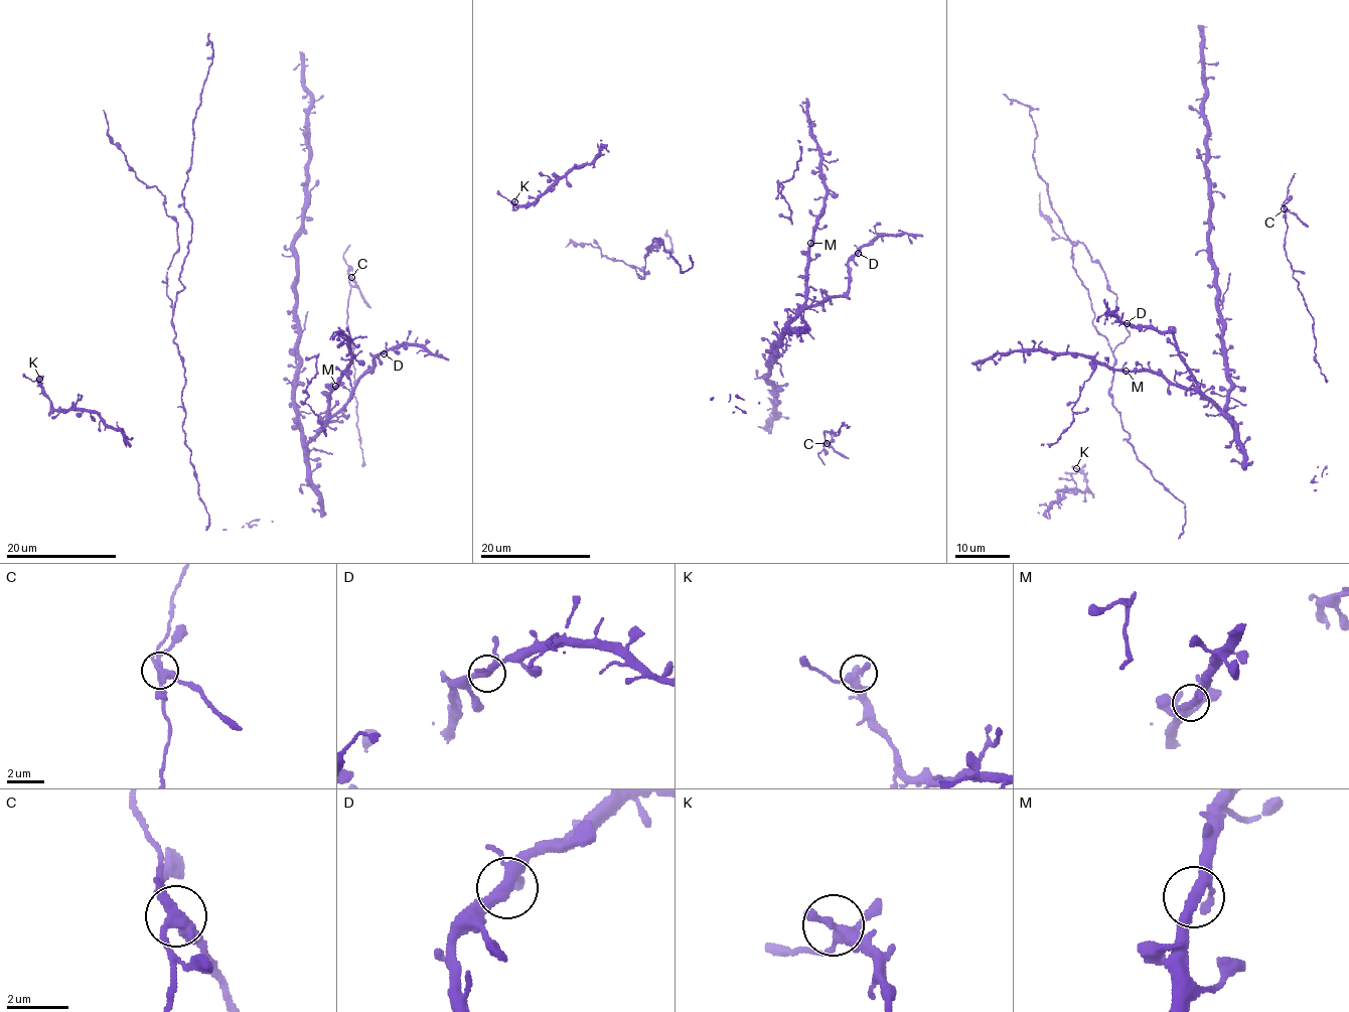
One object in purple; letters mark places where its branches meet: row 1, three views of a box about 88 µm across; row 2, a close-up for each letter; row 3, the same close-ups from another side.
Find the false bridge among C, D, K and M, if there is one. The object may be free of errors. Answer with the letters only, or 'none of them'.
C

